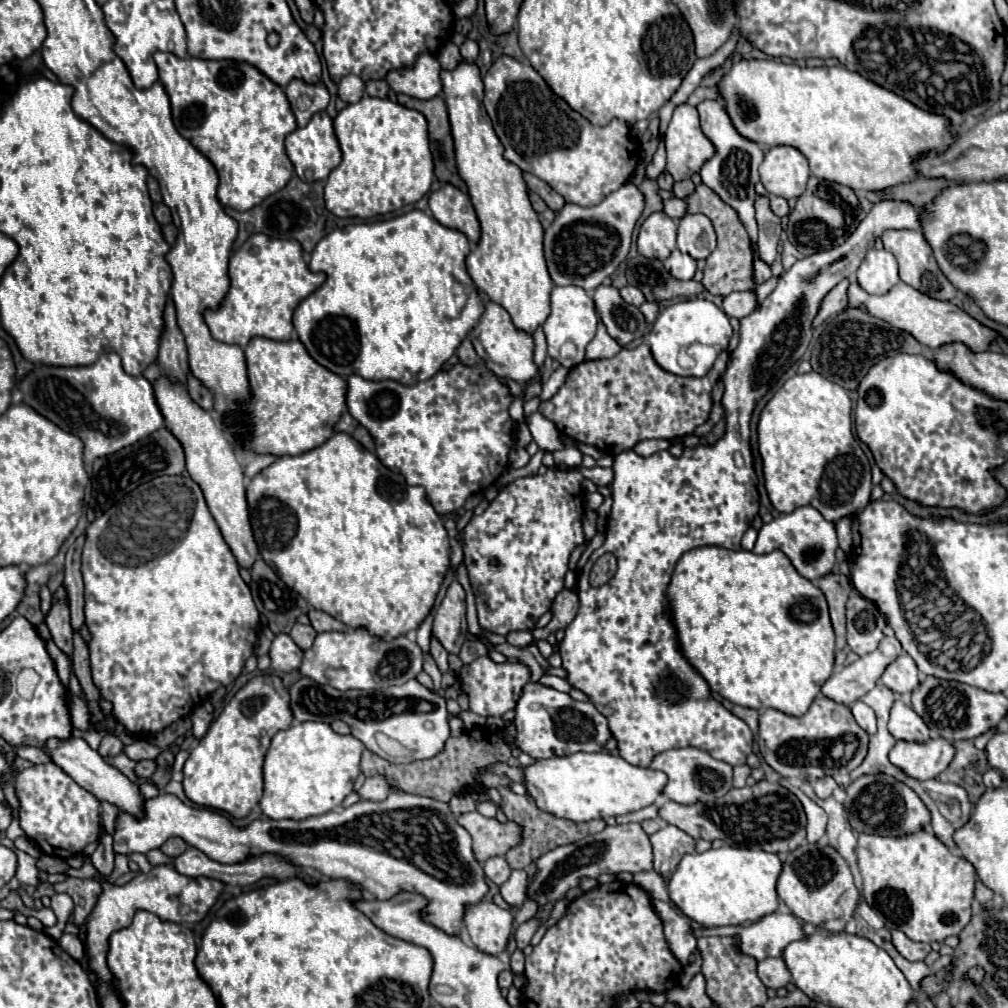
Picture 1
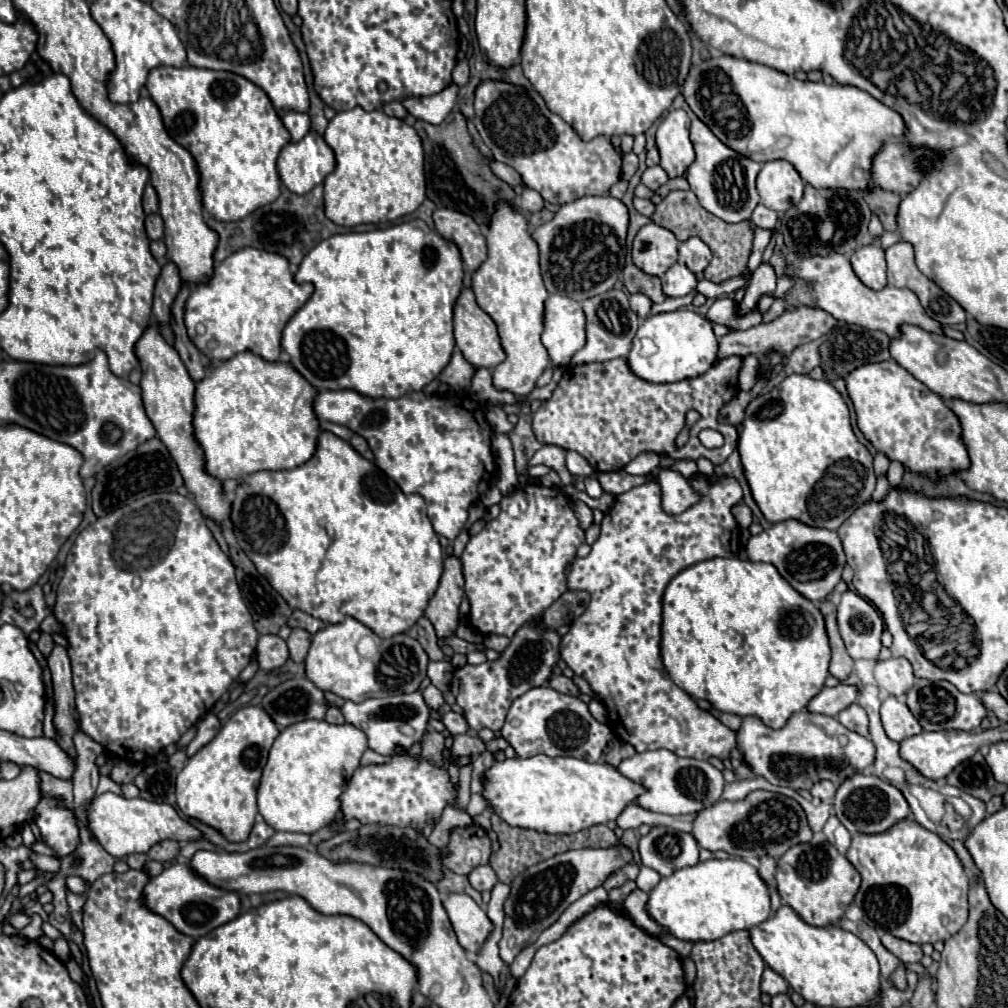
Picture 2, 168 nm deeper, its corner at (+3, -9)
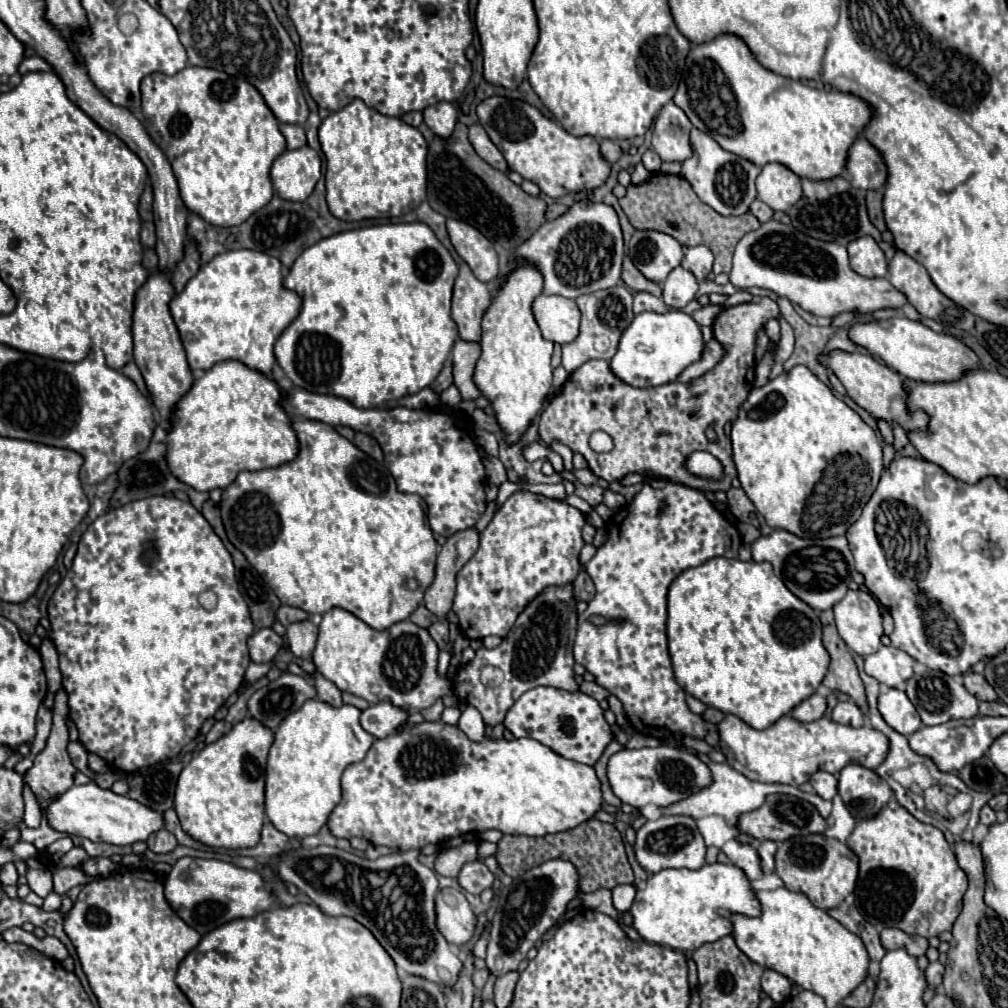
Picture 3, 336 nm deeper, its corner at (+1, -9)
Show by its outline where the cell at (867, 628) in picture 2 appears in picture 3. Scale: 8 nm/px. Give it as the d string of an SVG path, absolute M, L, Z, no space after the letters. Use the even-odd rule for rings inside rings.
M849 590L845 594L845 598L833 606L833 612L835 612L835 624L839 630L839 636L851 648L851 652L855 652L859 656L869 656L881 648L881 636L883 636L881 612L879 612L877 600L869 592Z

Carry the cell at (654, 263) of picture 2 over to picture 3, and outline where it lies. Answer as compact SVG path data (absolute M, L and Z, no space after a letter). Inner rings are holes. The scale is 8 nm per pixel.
M637 230L629 242L629 258L645 278L661 284L681 264L683 246L669 234Z

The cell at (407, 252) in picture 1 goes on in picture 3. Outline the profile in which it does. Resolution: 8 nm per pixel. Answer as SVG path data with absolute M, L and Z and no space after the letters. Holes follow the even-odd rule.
M411 222L411 224L377 224L369 228L359 228L359 230L349 230L349 232L339 232L335 236L323 238L317 244L309 246L301 258L291 268L291 274L285 278L285 288L295 290L299 296L303 296L303 306L299 316L283 330L279 340L275 342L275 356L277 362L281 364L285 376L299 388L317 392L317 394L333 394L339 398L345 398L353 402L357 408L377 408L387 402L401 400L403 396L417 394L419 390L427 388L437 374L441 372L445 360L451 354L451 348L457 340L457 324L451 320L451 292L453 284L457 278L459 266L455 264L453 256L449 250L437 240L433 230L425 226L423 222Z

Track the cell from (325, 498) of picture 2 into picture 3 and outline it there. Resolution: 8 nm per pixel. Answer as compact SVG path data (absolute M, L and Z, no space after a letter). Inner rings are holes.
M295 418L293 428L295 428L297 438L299 438L299 454L293 462L287 462L283 466L277 466L277 468L259 470L259 472L241 472L235 478L235 482L225 488L223 498L219 502L219 510L221 510L223 526L227 530L227 538L231 540L231 544L237 550L241 550L245 554L249 564L265 578L265 582L273 588L273 592L277 594L277 598L281 598L283 604L301 608L309 614L325 614L331 608L343 608L343 610L355 614L357 618L361 618L373 630L387 630L393 624L407 620L415 612L415 608L423 602L425 590L433 584L435 560L437 560L437 542L435 542L433 530L429 528L429 522L427 522L423 498L417 494L399 492L391 472L383 464L379 464L377 460L373 460L371 456L361 452L347 438L337 434L333 426L317 422L317 420Z

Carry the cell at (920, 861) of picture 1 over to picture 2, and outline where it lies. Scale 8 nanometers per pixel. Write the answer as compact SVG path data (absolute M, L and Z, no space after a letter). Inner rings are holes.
M903 818L883 834L853 834L845 856L861 874L861 886L855 896L855 904L863 910L863 920L879 934L887 932L915 944L935 944L937 940L951 938L967 922L969 880L955 850L935 832L925 830L915 820Z

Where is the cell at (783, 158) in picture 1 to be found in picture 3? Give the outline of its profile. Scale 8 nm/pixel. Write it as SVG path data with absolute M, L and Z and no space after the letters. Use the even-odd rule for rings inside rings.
M765 164L757 176L757 198L773 210L787 212L801 198L801 180L783 164Z

